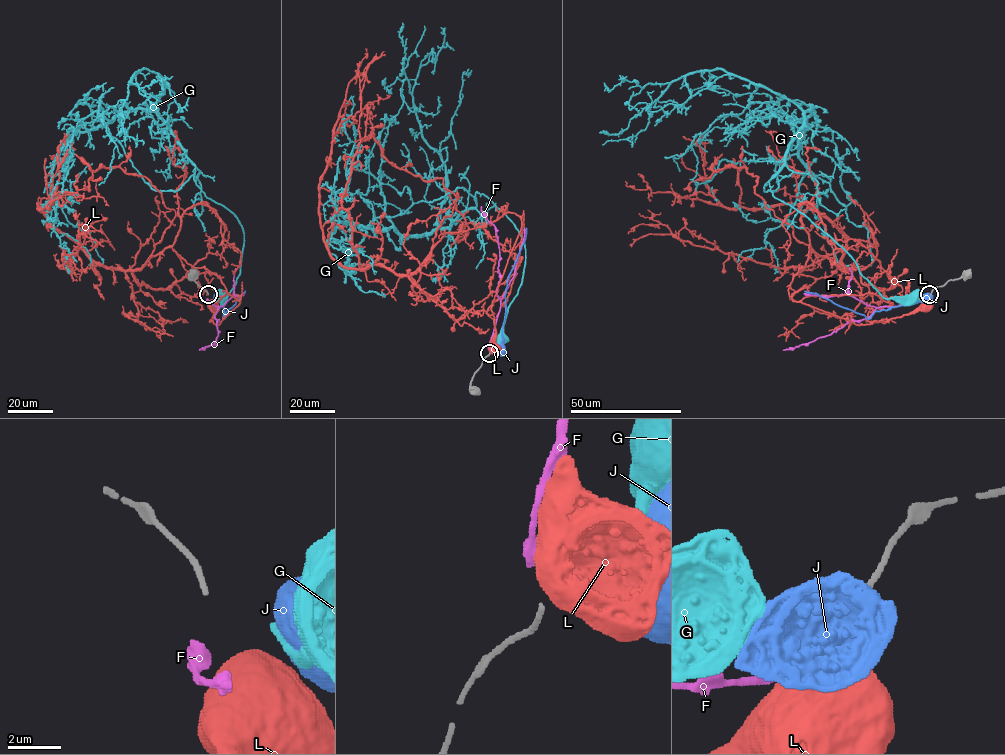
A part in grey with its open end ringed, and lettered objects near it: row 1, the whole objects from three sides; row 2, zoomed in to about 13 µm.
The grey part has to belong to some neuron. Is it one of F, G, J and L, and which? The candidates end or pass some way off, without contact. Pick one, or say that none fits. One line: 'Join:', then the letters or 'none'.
Join: none

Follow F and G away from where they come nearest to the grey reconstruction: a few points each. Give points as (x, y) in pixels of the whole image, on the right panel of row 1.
F: (925, 298), (898, 306), (879, 307), (869, 316), (849, 321), (829, 334), (783, 350)
G: (926, 297), (913, 297)

